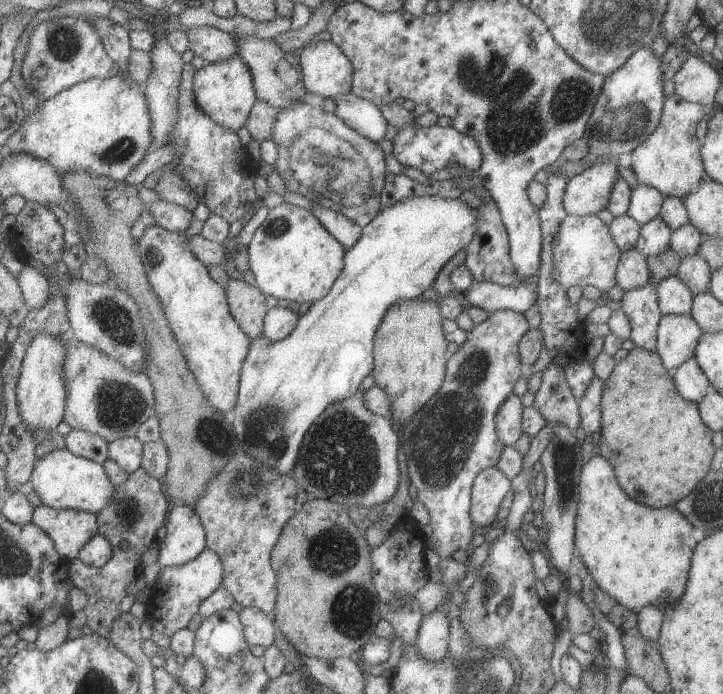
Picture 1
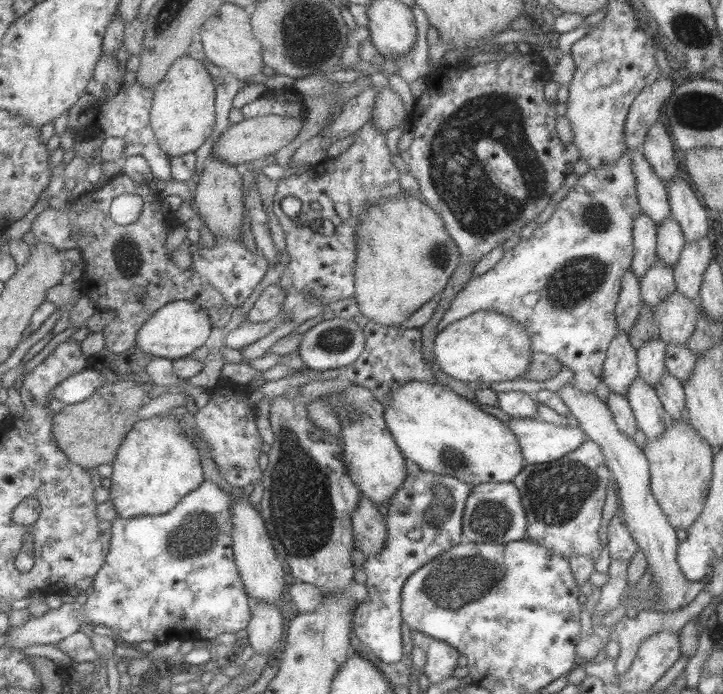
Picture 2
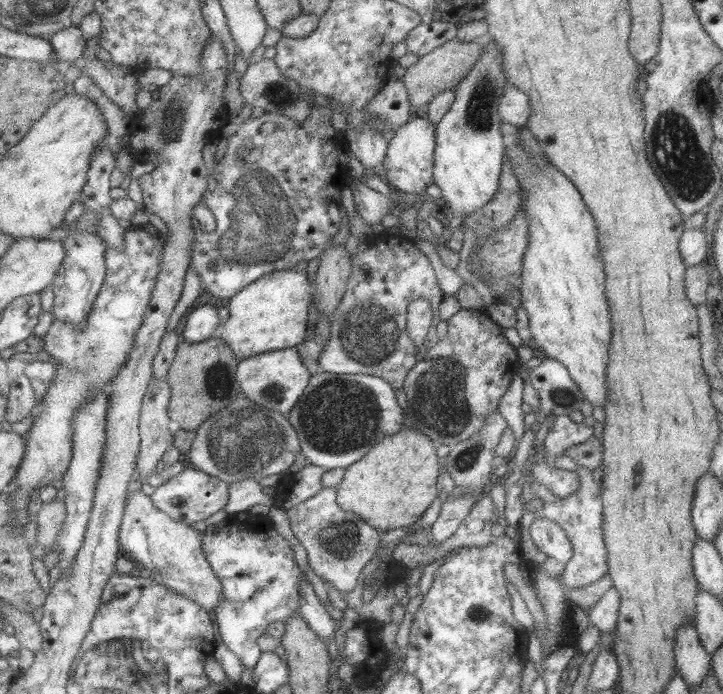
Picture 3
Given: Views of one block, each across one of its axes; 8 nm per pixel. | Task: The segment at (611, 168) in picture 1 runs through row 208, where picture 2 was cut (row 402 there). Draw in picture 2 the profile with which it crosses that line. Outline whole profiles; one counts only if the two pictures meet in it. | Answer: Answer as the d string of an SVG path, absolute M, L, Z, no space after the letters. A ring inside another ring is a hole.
M565 384L557 392L567 405L571 419L578 422L586 439L595 442L603 454L607 468L612 472L618 508L621 509L622 523L635 541L638 550L645 556L646 568L657 585L658 607L648 612L673 612L689 604L705 586L705 582L686 580L676 561L678 549L675 529L669 524L665 514L652 495L649 484L648 461L643 452L635 445L633 438L621 434L613 422L608 406L595 394L579 393L575 387Z

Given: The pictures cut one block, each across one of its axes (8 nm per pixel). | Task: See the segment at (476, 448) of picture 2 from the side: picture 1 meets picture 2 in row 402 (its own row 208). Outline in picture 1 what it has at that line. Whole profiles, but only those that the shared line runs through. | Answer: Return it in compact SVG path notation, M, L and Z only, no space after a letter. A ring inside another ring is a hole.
M429 195L422 197L409 197L398 200L393 206L384 208L375 216L374 220L369 222L360 241L347 249L343 272L339 275L338 281L333 285L330 293L325 298L311 304L310 311L300 317L297 328L287 338L273 342L267 335L263 334L259 338L252 339L250 353L247 355L246 363L242 368L242 377L240 384L240 393L237 404L234 406L235 432L240 438L241 448L245 449L249 454L255 455L261 462L267 463L269 466L275 467L281 474L293 472L296 462L298 461L299 451L302 449L303 438L307 434L307 430L313 426L315 418L319 418L319 414L323 414L329 406L339 403L346 398L353 397L361 389L363 380L370 374L374 366L374 334L382 318L391 310L391 306L399 301L409 301L410 299L419 298L423 290L427 290L435 280L439 270L443 265L459 251L463 251L474 237L478 225L478 212L470 208L465 201L459 197L450 199L440 196Z

